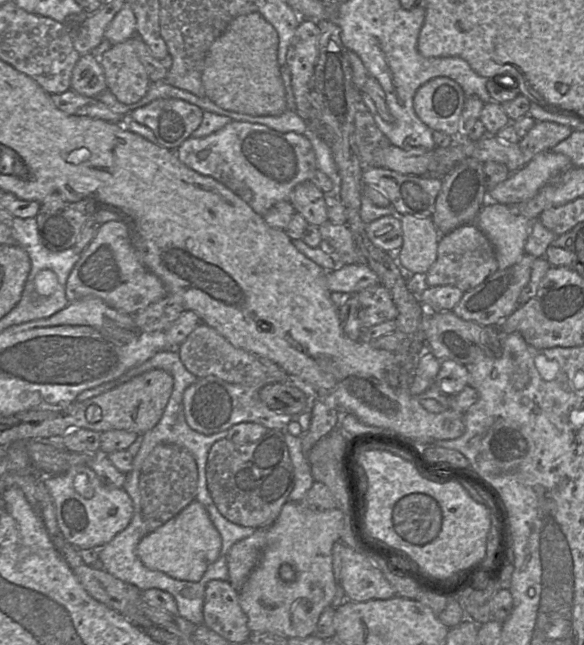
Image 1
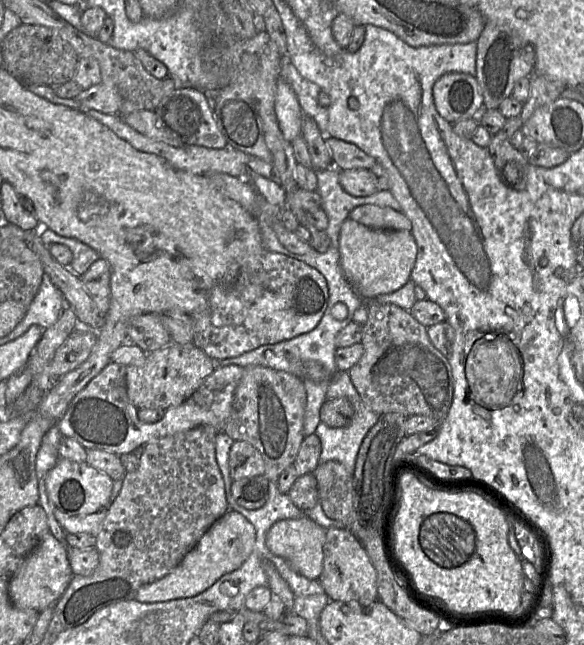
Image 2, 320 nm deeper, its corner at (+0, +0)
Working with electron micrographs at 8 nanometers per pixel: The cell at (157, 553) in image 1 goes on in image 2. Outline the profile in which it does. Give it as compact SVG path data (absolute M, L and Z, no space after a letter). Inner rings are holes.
M229 509L204 533L181 563L163 578L141 586L136 599L143 603L189 598L211 587L223 575L239 569L250 556L256 539L253 524L239 512Z

